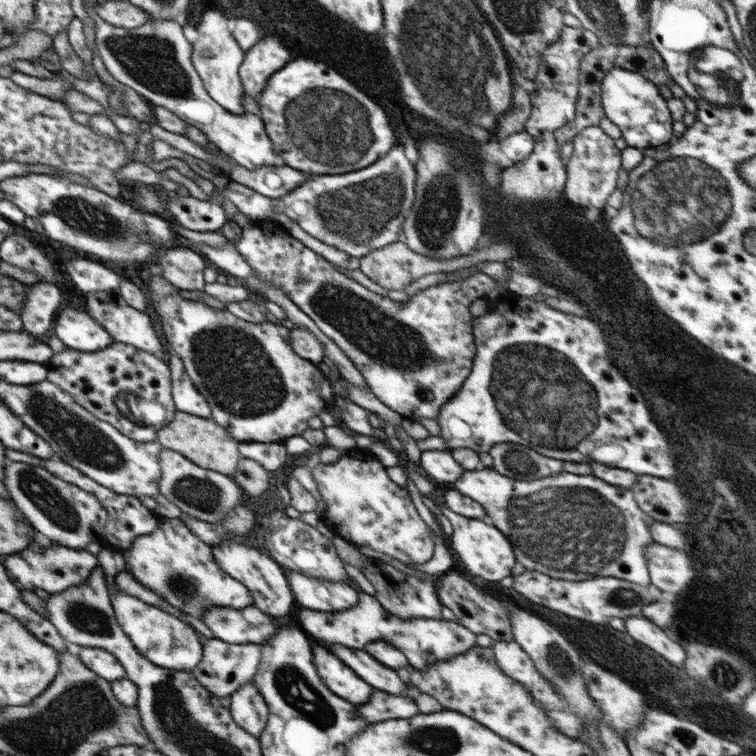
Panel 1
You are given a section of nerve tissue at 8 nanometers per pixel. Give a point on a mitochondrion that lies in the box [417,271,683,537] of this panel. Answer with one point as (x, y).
(542, 394)

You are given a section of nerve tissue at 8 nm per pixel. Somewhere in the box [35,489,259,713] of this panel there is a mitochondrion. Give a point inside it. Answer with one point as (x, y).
(89, 619)

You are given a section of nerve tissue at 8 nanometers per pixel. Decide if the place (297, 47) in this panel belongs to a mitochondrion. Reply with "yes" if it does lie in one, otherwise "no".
no

